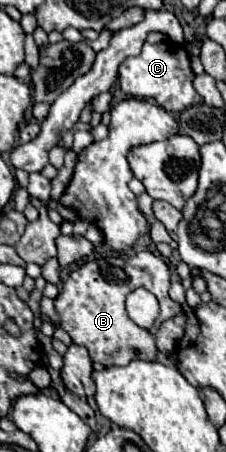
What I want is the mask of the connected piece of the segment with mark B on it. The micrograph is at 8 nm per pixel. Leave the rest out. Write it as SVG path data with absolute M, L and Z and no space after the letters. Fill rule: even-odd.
M142 251L130 259L96 259L84 263L80 269L72 271L64 281L60 295L54 299L56 313L60 317L60 327L72 337L76 345L88 349L90 359L102 363L104 367L128 365L138 355L146 361L154 361L156 349L156 331L158 327L178 315L182 307L168 295L170 289L170 267L150 251ZM138 287L148 289L160 301L160 315L152 329L140 329L124 309L126 295Z

